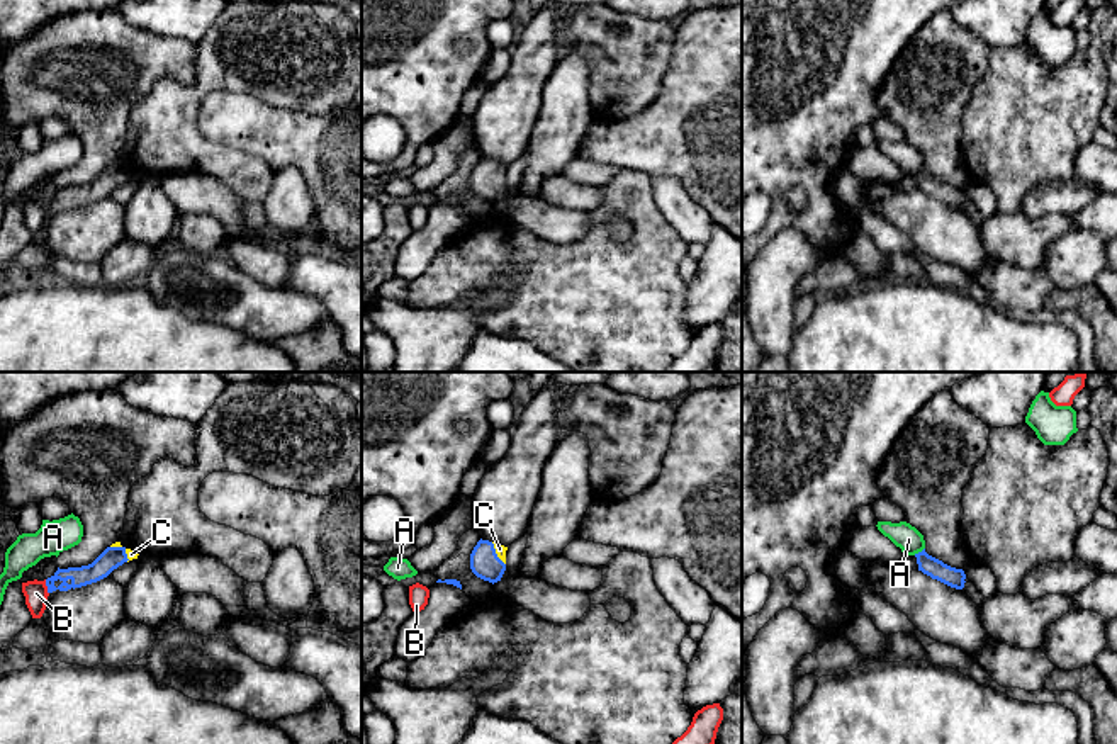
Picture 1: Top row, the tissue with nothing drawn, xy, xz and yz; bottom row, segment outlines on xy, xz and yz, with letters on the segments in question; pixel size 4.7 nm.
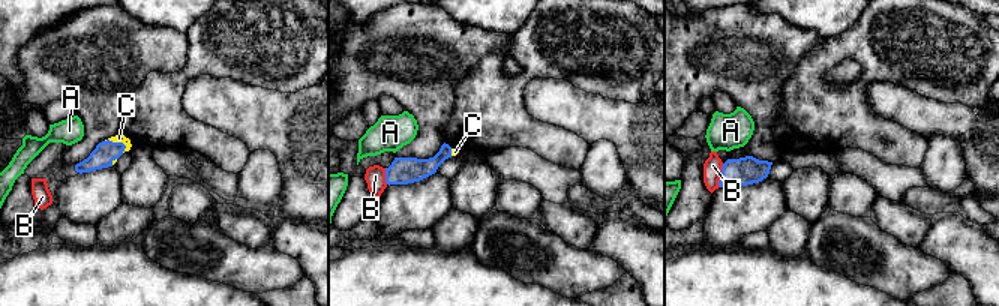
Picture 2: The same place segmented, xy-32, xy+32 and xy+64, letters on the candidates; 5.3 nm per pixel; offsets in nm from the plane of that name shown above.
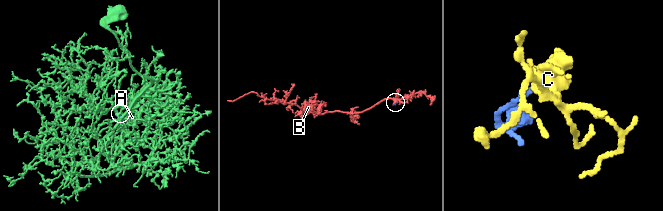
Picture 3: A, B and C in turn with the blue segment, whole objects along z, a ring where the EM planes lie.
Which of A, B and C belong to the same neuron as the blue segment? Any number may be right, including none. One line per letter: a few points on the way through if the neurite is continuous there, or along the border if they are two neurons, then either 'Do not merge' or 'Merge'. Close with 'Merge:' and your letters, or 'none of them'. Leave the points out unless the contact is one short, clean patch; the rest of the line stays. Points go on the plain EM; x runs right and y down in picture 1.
A: Boundary: yz (924, 167), (914, 174). Do not merge
B: Boundary: xy (44, 199), (48, 213). Do not merge
C: Path across: xz (484, 182), (496, 174), (499, 169). Merge
Merge: C

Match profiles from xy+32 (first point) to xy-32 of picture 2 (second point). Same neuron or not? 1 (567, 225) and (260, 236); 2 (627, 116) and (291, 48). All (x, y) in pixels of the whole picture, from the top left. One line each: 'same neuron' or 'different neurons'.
1: same neuron
2: different neurons

